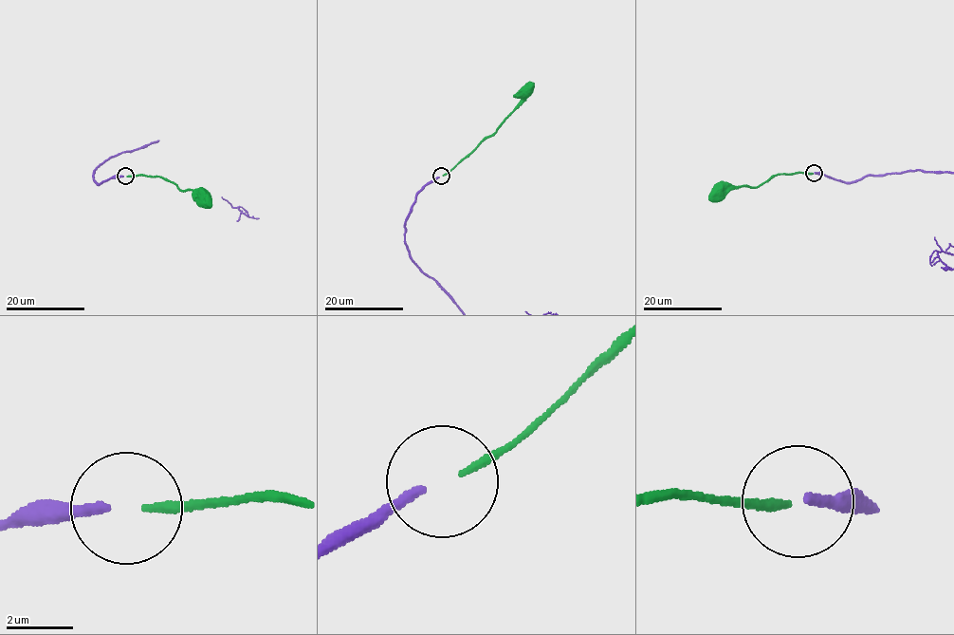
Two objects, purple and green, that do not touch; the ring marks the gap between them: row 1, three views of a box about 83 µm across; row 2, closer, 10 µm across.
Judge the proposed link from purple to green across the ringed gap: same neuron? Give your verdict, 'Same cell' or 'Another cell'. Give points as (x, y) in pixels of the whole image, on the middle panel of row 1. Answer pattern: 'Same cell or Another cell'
Another cell

